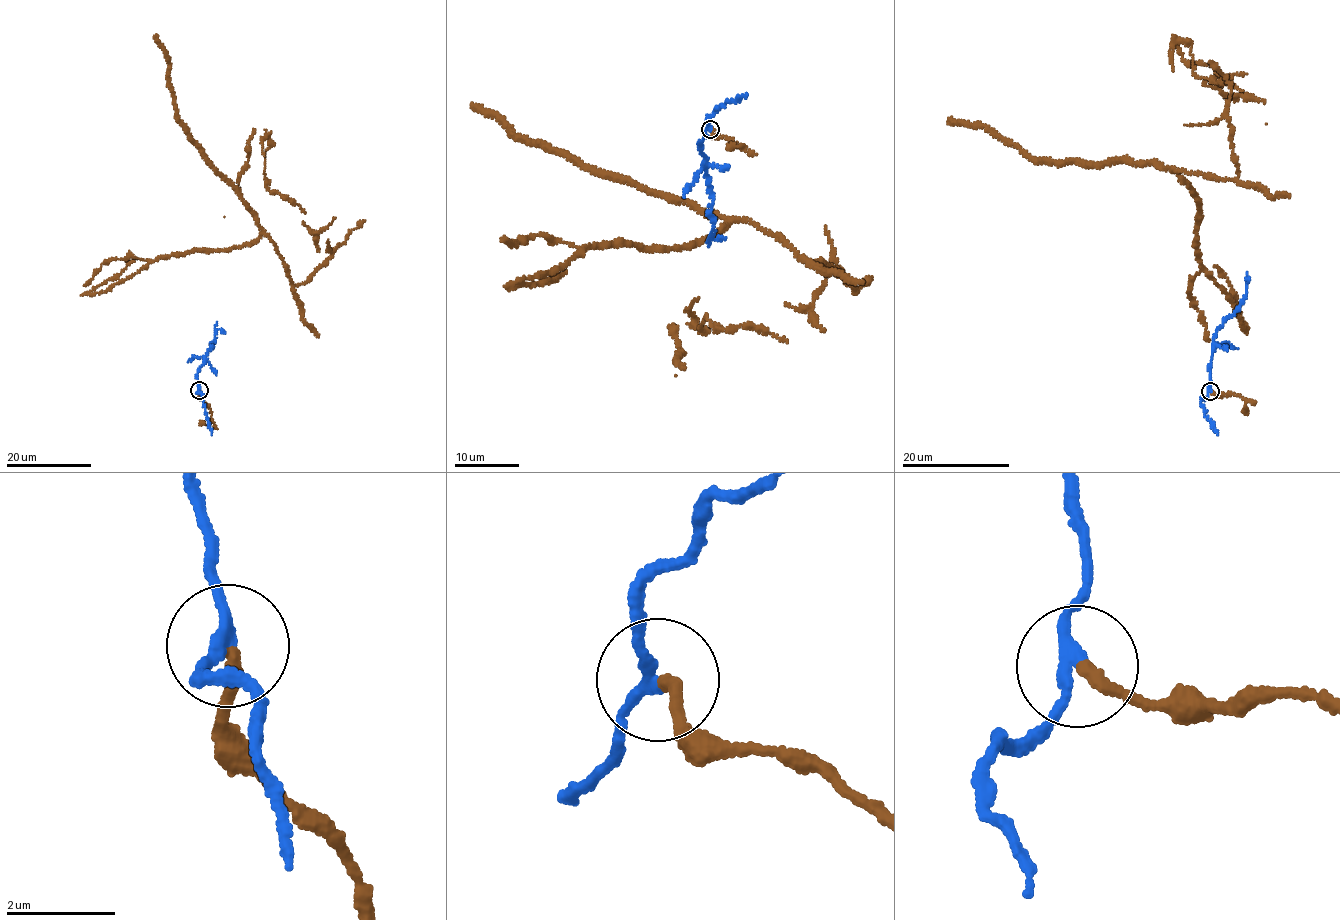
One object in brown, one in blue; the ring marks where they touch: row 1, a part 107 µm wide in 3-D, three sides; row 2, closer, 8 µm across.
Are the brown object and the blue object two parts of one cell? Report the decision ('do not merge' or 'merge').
do not merge

